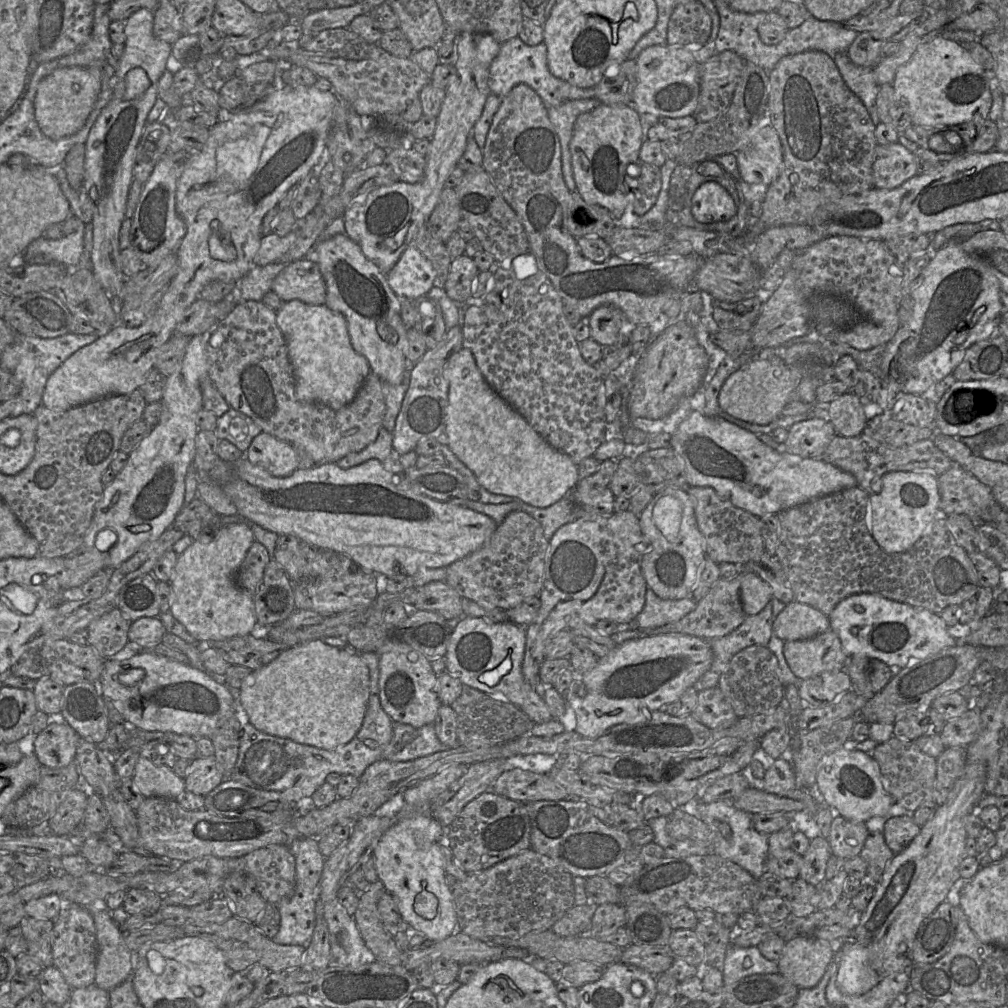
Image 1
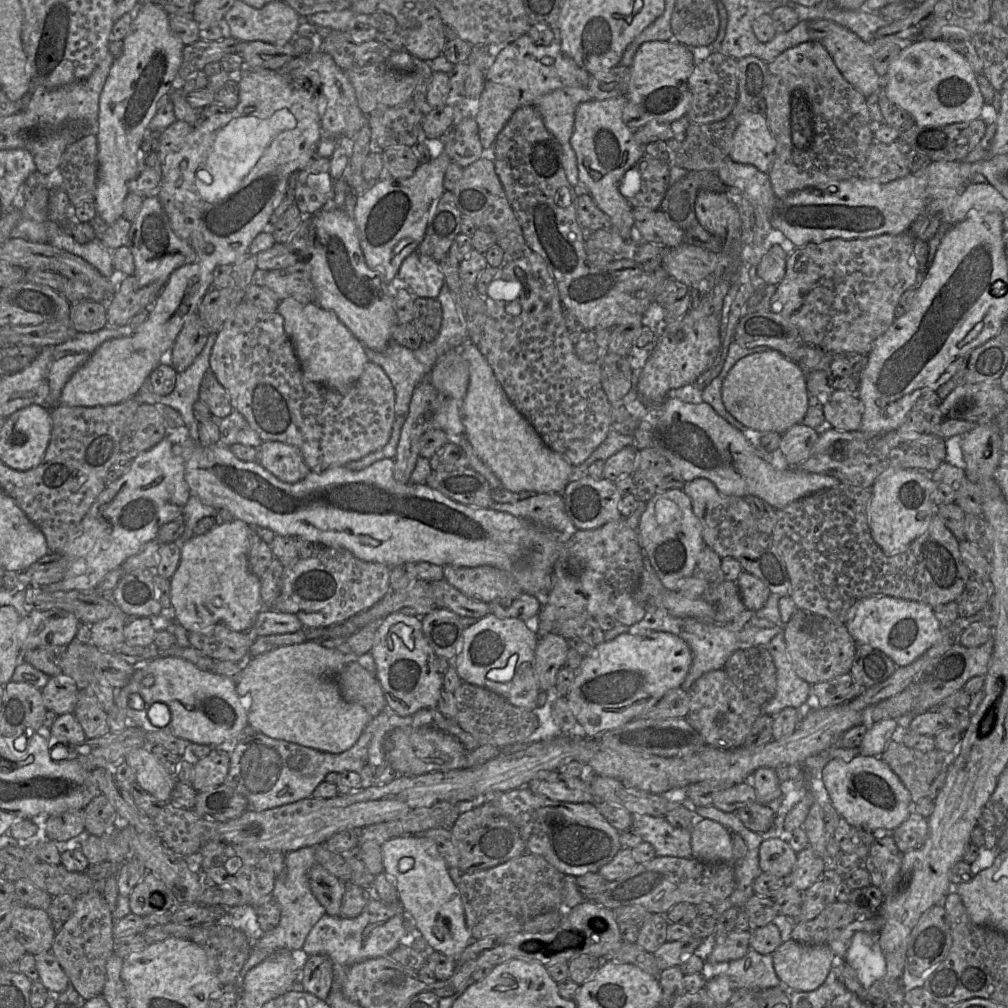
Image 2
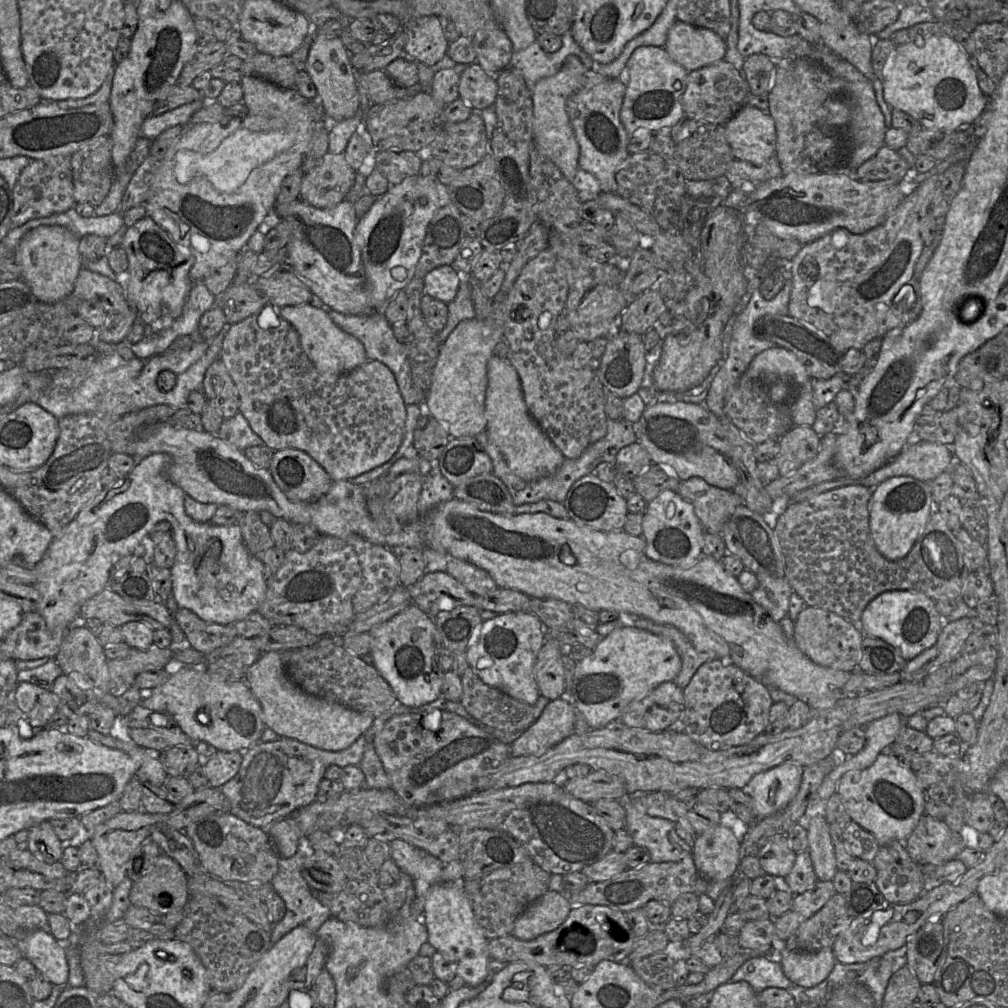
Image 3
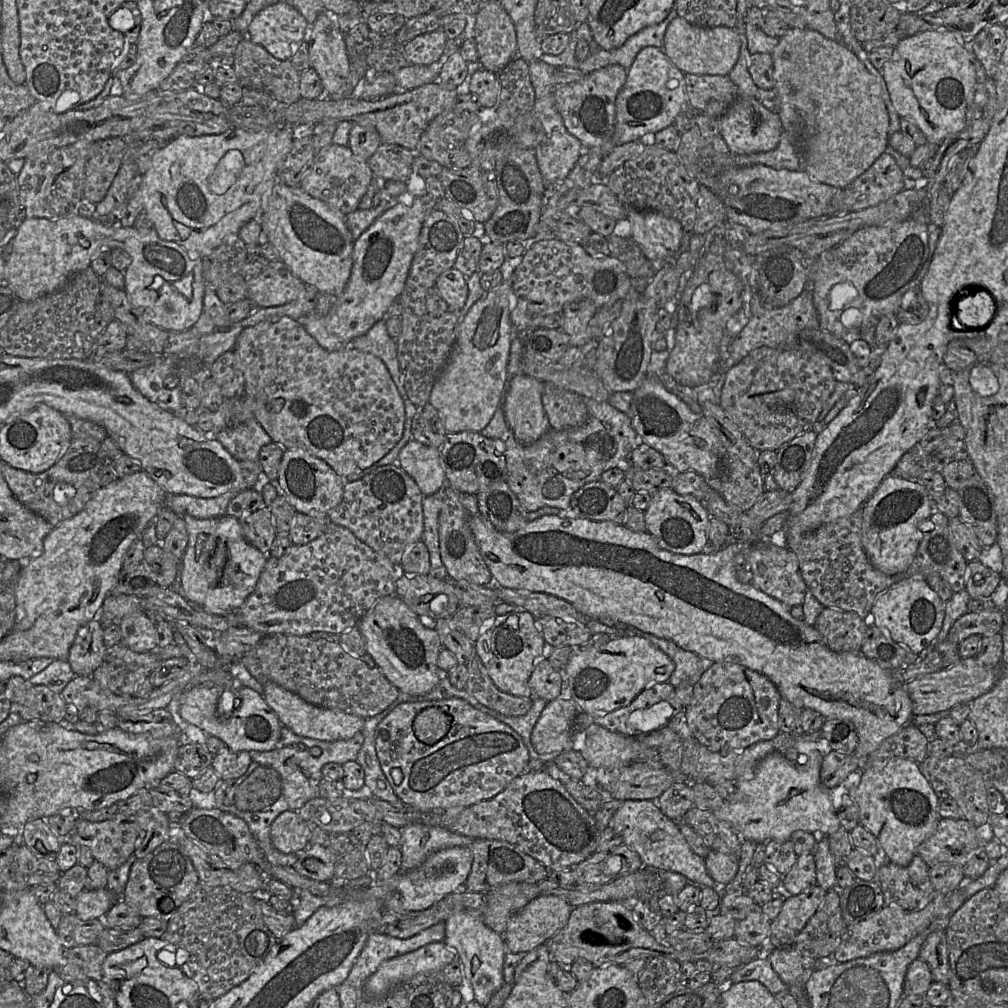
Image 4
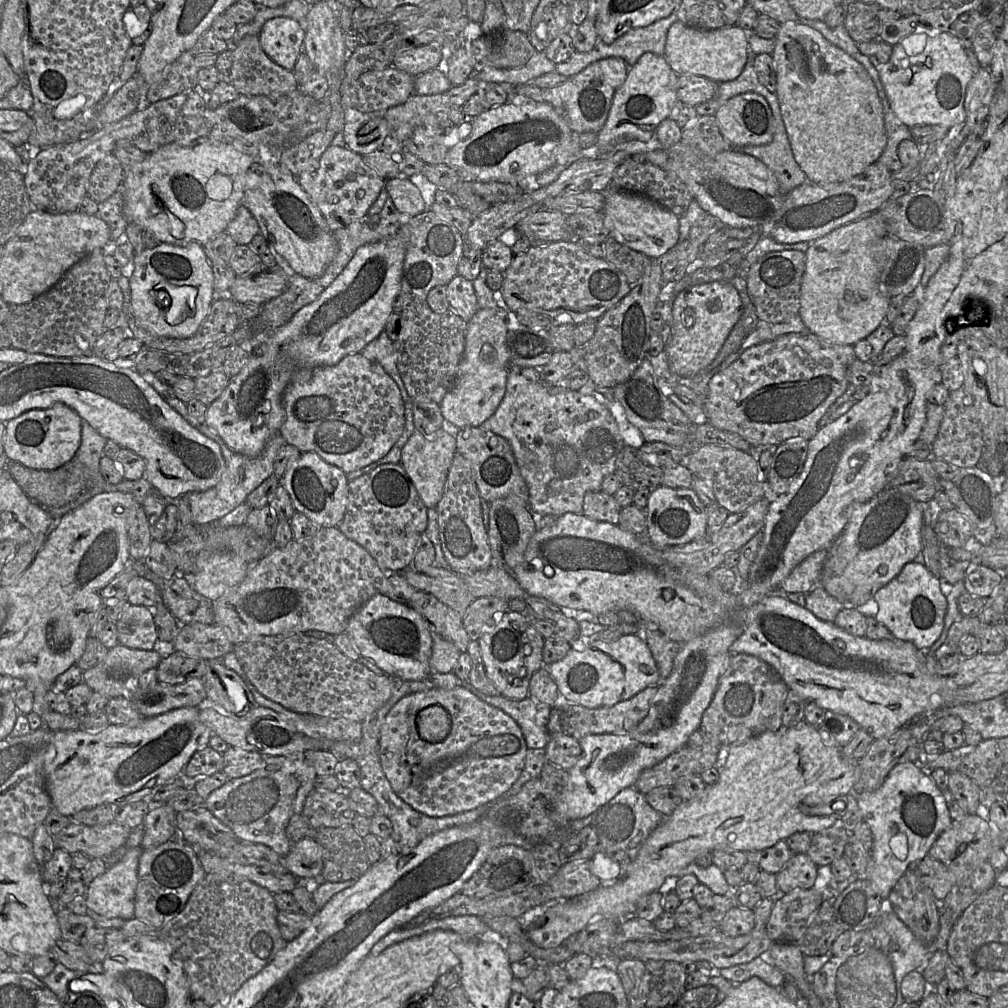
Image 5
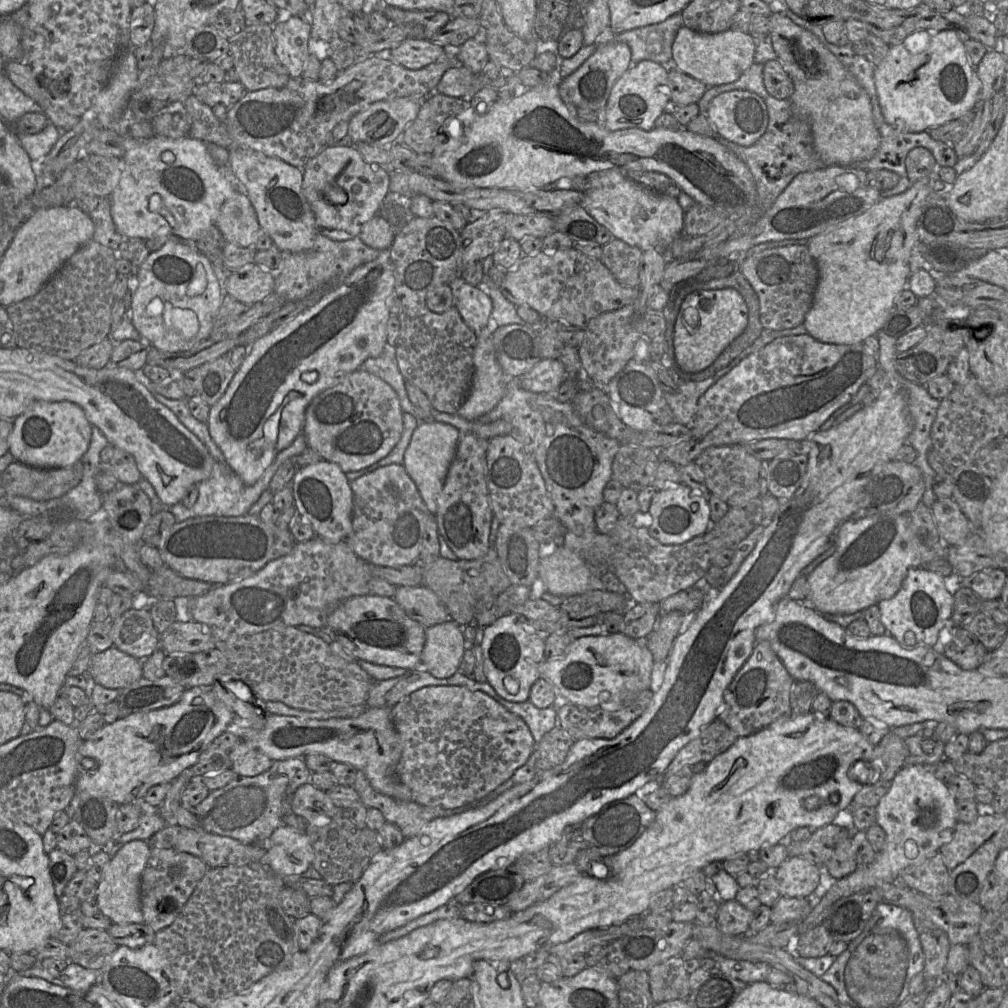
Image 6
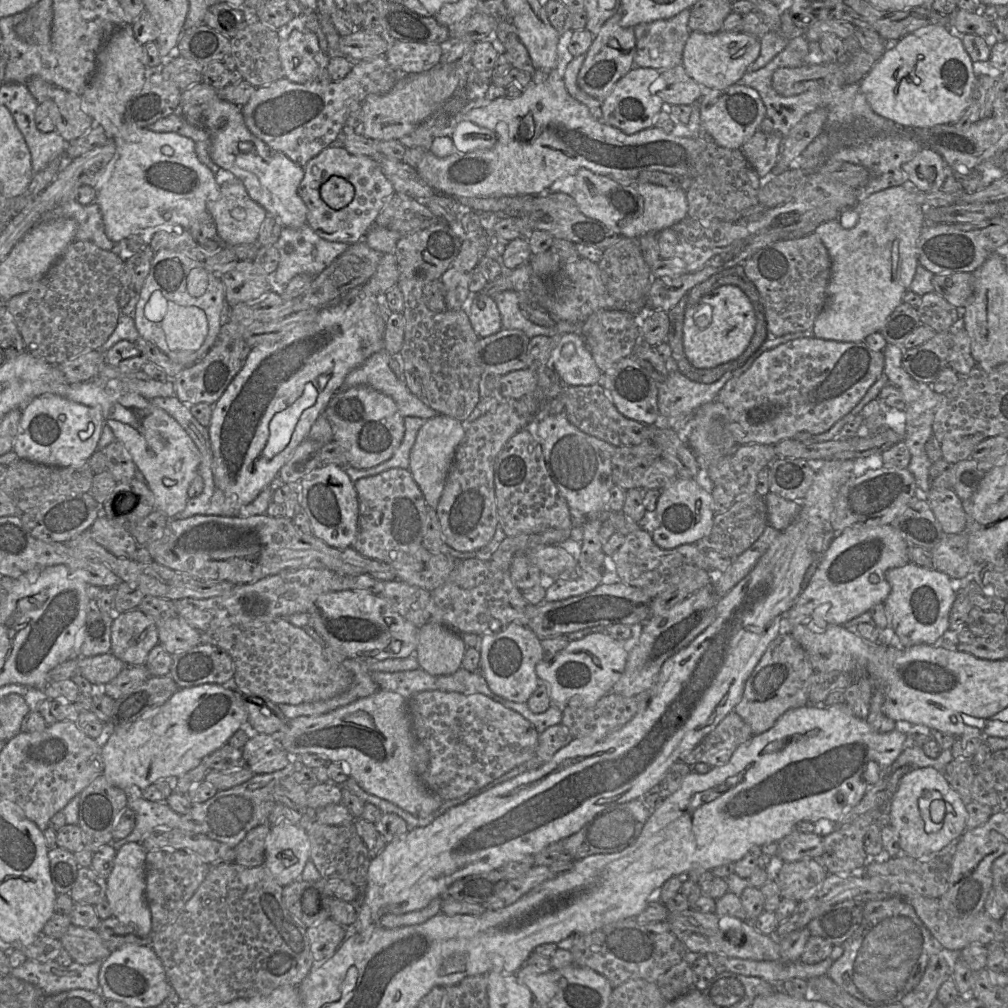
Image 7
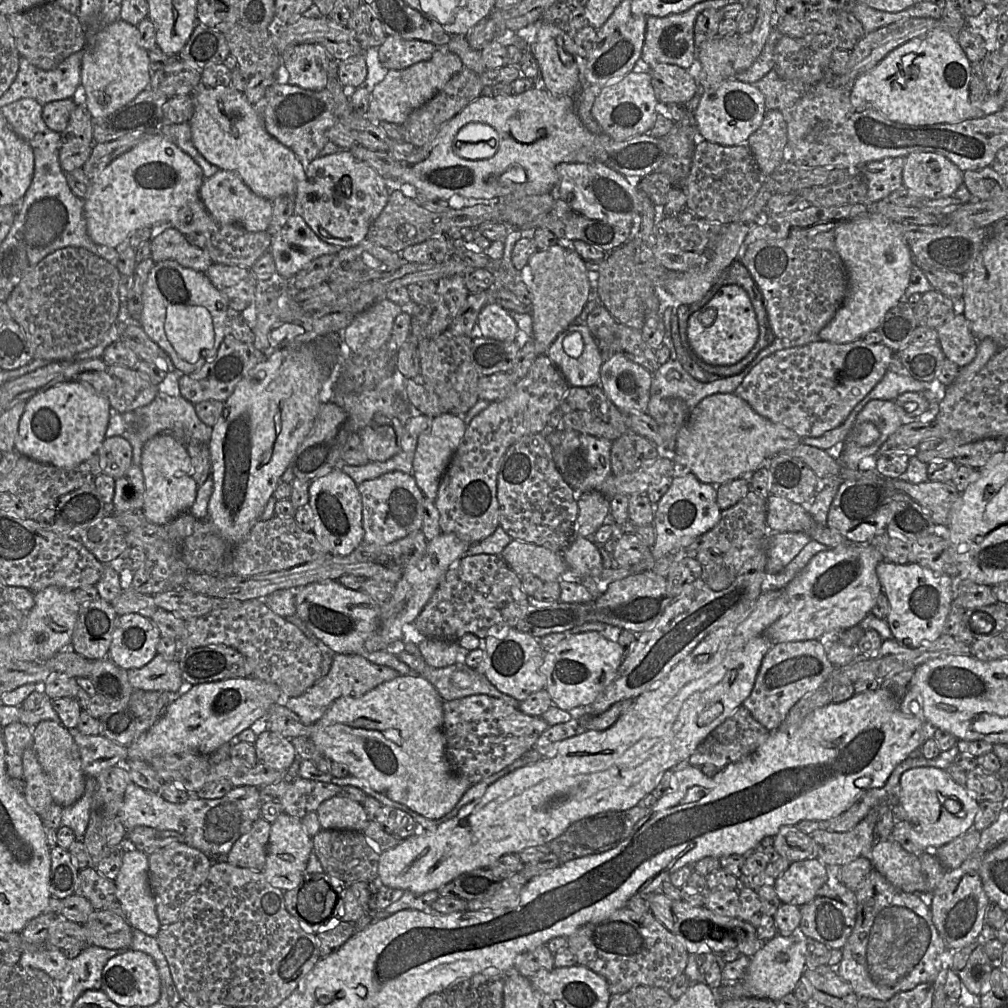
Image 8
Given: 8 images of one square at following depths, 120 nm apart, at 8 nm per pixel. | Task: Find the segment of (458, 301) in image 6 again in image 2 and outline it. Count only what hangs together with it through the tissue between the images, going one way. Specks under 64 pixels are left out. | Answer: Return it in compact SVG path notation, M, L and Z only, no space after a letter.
M414 251L402 262L397 278L414 297L437 299L445 284L439 262Z

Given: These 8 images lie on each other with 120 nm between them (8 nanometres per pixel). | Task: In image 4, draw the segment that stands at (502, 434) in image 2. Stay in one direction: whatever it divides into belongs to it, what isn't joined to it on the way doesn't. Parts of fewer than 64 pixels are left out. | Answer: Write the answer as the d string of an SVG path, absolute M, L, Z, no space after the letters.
M525 374L516 375L502 401L505 419L516 439L529 445L551 427L542 404L544 382Z

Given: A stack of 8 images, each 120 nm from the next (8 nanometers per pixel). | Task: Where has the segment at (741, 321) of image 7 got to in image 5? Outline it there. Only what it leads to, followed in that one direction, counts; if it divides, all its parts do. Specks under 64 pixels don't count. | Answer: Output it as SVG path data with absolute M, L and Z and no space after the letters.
M714 281L694 285L682 290L672 303L672 338L668 346L670 370L679 378L679 384L694 388L695 379L705 373L705 369L719 354L724 342L738 322L743 312L739 292L729 281Z

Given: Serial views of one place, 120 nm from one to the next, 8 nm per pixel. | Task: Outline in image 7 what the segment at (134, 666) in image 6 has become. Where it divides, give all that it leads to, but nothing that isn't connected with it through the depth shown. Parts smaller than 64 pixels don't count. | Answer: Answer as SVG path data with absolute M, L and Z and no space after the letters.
M112 653L80 657L78 661L79 674L94 686L104 686L112 681L126 667L126 664Z

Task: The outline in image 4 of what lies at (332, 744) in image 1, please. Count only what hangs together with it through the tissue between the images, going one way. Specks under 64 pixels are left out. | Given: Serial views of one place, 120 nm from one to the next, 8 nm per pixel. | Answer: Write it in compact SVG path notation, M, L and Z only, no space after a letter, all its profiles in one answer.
M275 683L263 685L263 697L277 714L281 724L299 736L322 741L345 740L352 738L358 731L362 731L364 726L365 719L362 717L341 710L312 705Z

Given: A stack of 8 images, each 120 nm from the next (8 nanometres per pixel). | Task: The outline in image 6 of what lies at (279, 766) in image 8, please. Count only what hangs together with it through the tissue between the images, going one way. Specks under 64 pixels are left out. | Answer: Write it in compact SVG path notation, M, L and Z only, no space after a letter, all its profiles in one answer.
M240 741L228 754L232 762L231 770L242 777L257 776L267 771L273 763L272 759L244 741Z

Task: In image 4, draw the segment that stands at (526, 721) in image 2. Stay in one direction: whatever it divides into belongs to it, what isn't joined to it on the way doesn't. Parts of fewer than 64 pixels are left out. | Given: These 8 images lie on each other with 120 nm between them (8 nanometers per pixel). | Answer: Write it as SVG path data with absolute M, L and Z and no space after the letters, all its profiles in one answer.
M474 644L466 666L468 678L464 689L480 704L509 717L523 716L529 711L532 699L513 696L495 686L480 657L475 653Z

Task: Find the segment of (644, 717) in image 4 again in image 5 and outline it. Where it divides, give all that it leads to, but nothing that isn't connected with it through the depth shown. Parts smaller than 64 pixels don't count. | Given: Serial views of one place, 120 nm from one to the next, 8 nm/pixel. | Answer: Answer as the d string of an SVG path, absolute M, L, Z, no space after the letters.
M650 686L632 698L611 707L587 708L578 704L564 702L561 697L553 707L561 710L562 730L576 740L590 734L617 734L631 731L648 713L651 701L657 693L658 686Z

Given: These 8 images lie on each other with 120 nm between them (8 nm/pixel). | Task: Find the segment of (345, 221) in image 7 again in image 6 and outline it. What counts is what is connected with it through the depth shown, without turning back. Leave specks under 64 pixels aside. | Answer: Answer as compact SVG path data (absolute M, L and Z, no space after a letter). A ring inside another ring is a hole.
M353 145L327 146L302 168L302 187L316 221L317 231L336 241L359 236L364 223L379 213L389 192L390 173L376 163L366 162ZM341 187L347 193L347 202L335 205L325 197L325 189Z

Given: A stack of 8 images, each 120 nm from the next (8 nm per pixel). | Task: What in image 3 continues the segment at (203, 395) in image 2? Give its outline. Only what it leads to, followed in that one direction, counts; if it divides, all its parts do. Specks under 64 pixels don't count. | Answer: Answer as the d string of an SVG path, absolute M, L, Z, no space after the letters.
M219 358L206 370L201 391L206 401L212 402L224 419L230 419L238 413L240 406L238 389Z

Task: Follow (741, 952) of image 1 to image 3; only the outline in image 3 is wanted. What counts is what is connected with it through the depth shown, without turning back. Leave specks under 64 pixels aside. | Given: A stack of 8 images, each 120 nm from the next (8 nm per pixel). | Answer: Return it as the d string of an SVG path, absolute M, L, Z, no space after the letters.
M766 956L748 959L729 982L741 981L749 983L757 994L772 987L787 990L793 983L783 973L781 964Z

